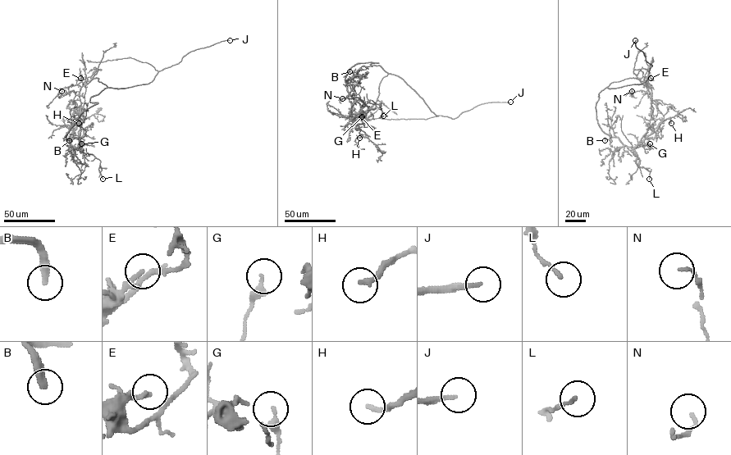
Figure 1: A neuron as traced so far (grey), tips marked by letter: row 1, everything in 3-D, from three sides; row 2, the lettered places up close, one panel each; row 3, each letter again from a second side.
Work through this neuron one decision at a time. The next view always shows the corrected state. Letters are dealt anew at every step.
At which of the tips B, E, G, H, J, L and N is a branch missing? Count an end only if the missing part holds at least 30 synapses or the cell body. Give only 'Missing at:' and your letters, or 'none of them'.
Missing at: B, H, J

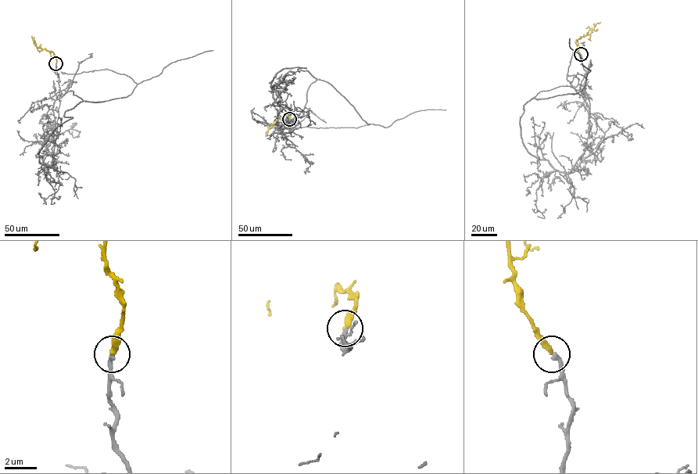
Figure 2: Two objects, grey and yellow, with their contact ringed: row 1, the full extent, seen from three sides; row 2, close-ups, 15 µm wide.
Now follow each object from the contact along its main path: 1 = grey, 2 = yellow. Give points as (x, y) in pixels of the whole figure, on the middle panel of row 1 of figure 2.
1: (289, 119), (303, 109), (316, 79), (330, 84), (367, 123), (386, 127), (413, 113), (446, 109)
2: (289, 119), (286, 115), (276, 120), (266, 132), (265, 136)

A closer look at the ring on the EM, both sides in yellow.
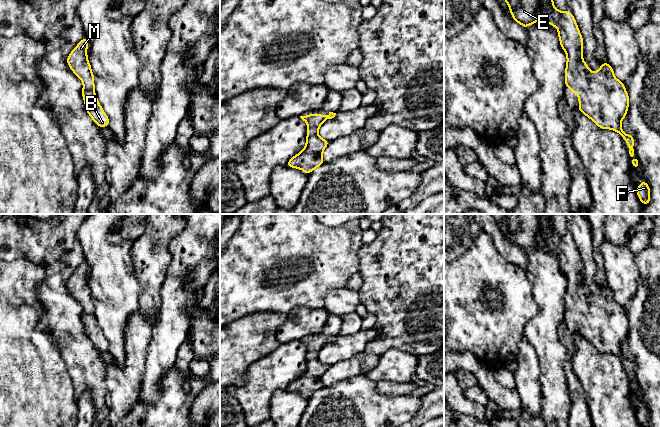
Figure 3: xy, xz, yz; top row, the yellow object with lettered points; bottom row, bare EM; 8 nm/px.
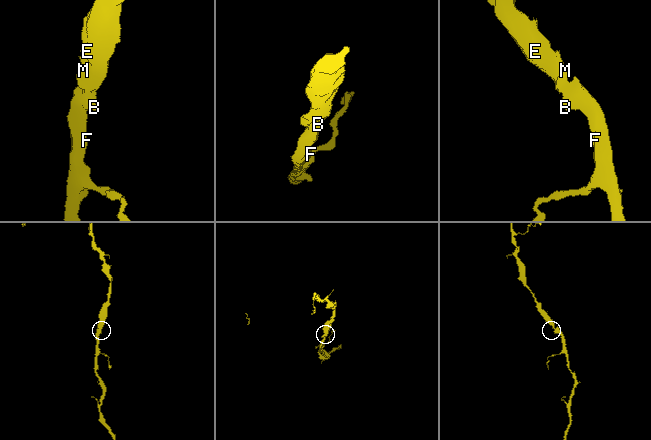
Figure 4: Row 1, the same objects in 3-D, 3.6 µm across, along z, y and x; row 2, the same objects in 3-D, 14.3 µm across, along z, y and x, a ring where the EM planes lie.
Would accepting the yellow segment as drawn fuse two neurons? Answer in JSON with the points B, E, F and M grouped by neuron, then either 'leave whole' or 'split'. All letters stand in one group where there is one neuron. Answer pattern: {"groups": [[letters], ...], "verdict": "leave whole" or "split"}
{"groups": [["B", "E", "F", "M"]], "verdict": "leave whole"}

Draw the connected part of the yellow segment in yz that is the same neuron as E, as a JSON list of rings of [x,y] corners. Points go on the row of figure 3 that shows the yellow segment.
[[[505,0],[509,6],[513,19],[527,28],[536,21],[547,22],[558,28],[560,45],[567,55],[565,69],[565,87],[569,87],[572,93],[578,94],[578,110],[602,129],[612,129],[618,132],[628,143],[629,154],[634,156],[634,136],[623,132],[621,121],[627,114],[629,96],[623,82],[614,76],[612,67],[607,63],[601,63],[599,71],[591,72],[587,63],[583,61],[583,38],[576,24],[575,18],[570,11],[560,12],[553,0]]]

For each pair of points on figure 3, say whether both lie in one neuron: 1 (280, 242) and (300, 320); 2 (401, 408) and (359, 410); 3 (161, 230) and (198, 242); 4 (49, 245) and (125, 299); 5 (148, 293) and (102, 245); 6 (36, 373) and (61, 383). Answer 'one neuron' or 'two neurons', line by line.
1: two neurons
2: one neuron
3: two neurons
4: two neurons
5: two neurons
6: one neuron

